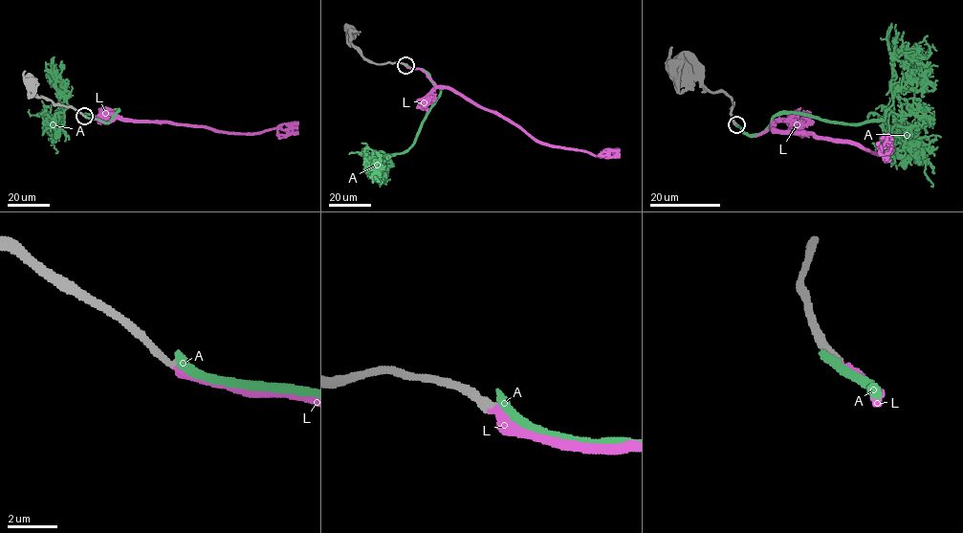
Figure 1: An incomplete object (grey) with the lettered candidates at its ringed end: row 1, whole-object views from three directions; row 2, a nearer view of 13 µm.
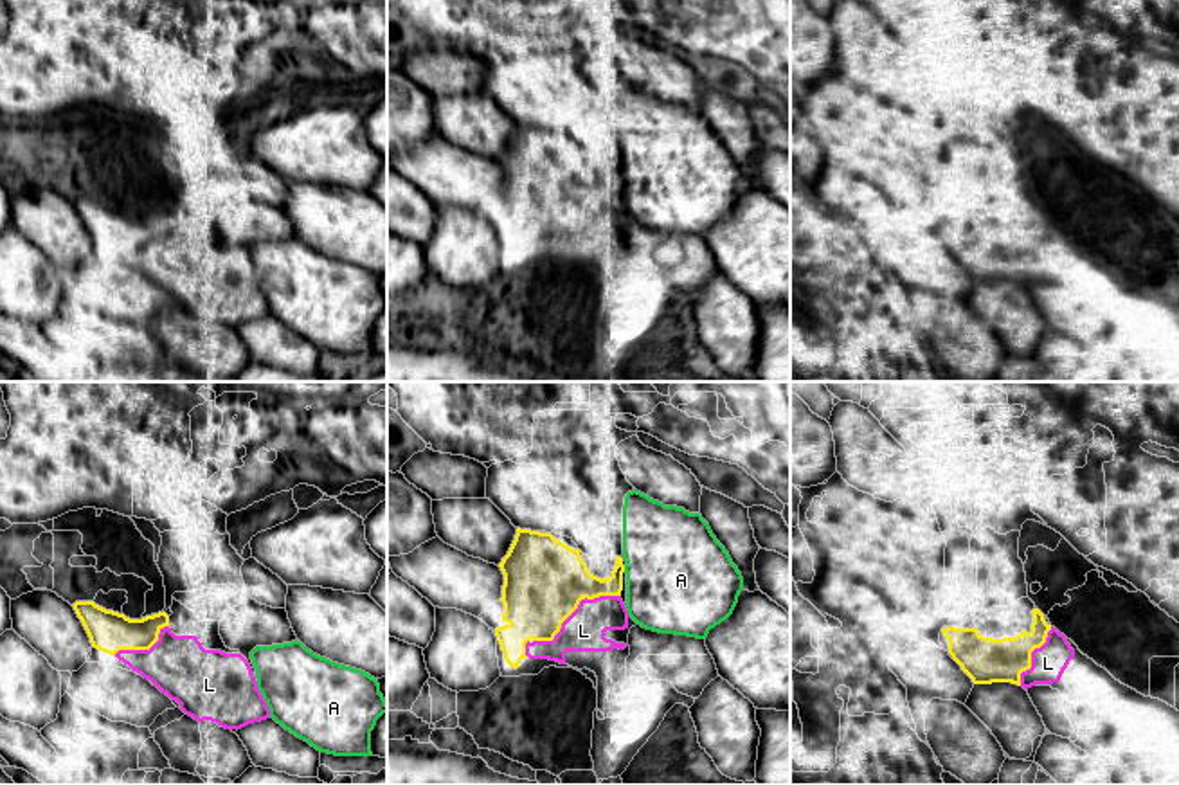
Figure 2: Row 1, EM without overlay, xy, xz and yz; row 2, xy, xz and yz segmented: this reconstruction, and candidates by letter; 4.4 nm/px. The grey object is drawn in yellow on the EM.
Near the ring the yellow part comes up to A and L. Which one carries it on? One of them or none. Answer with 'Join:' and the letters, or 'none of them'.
Join: L

